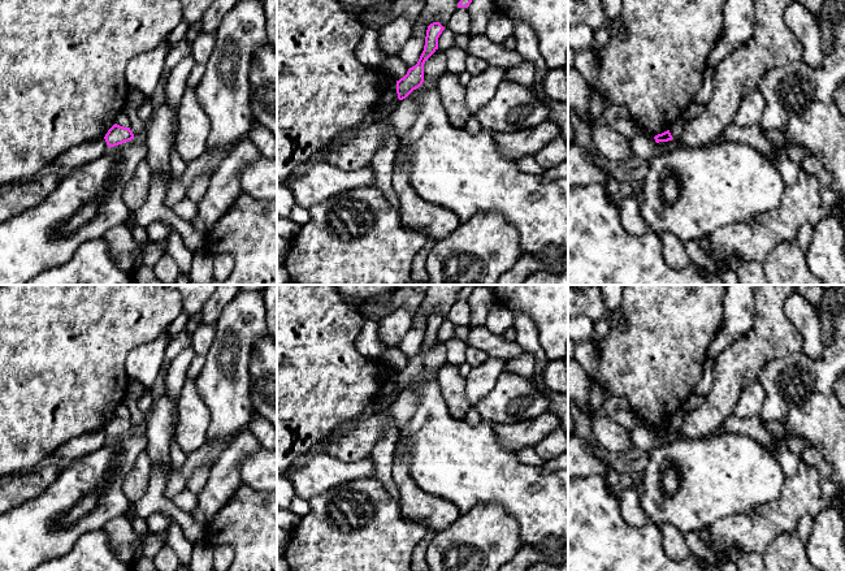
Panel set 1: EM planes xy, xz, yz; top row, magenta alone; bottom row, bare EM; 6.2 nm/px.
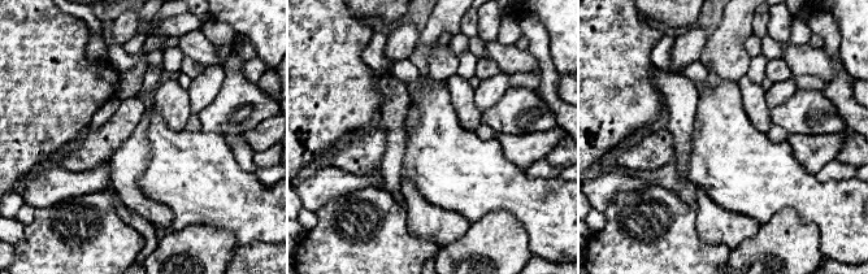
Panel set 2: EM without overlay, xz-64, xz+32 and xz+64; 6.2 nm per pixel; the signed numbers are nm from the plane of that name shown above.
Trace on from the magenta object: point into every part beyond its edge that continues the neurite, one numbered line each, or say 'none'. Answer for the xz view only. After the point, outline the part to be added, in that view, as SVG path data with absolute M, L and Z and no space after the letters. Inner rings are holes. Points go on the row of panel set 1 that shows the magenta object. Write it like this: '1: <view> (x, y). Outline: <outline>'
none

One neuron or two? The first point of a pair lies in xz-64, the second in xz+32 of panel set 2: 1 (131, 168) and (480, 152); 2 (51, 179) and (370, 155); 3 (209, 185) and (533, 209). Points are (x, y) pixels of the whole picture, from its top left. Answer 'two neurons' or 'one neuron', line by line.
1: two neurons
2: two neurons
3: one neuron

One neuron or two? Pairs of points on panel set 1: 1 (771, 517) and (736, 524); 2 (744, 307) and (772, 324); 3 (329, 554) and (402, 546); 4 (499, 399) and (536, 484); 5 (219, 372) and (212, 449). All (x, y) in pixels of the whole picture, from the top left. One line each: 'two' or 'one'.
1: one
2: two
3: one
4: two
5: two

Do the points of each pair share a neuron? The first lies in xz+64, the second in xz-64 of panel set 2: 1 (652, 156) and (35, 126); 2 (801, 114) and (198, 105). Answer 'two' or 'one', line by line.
1: two
2: two

